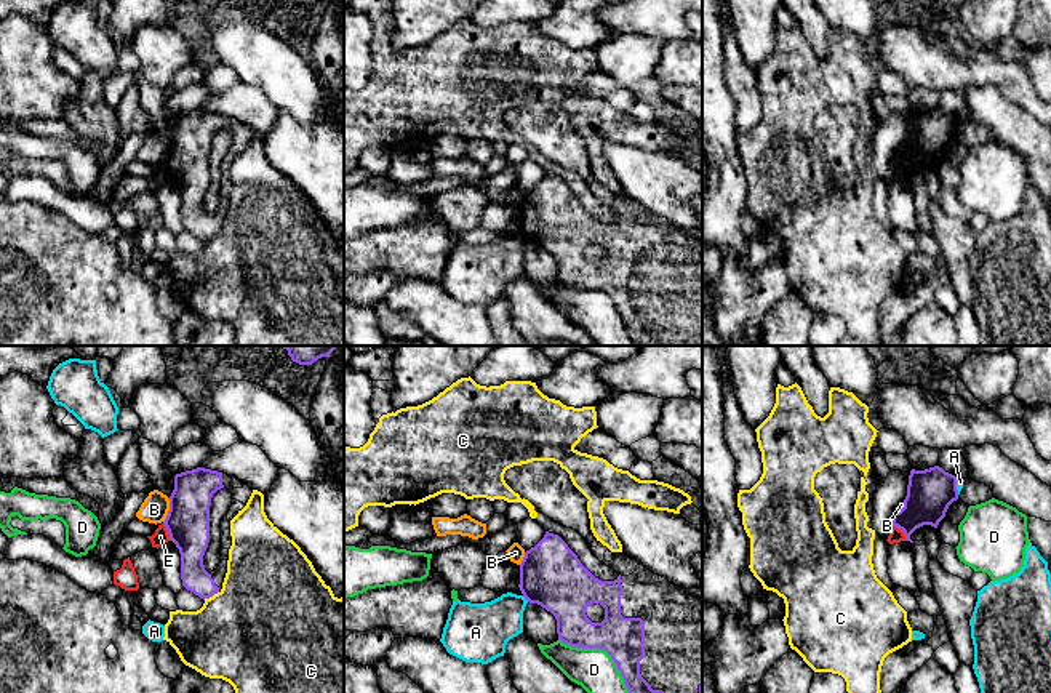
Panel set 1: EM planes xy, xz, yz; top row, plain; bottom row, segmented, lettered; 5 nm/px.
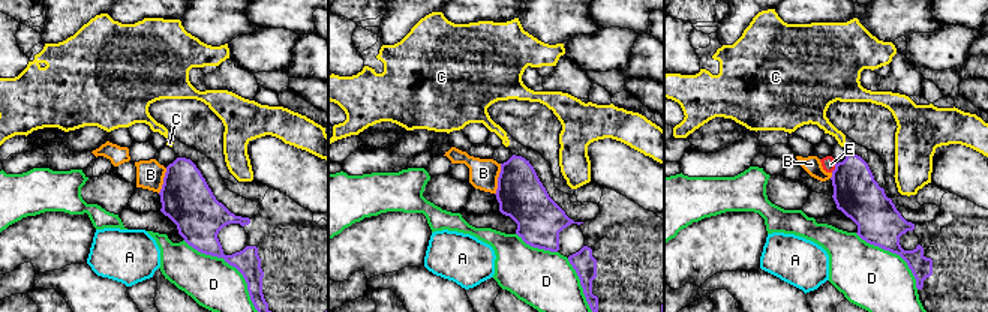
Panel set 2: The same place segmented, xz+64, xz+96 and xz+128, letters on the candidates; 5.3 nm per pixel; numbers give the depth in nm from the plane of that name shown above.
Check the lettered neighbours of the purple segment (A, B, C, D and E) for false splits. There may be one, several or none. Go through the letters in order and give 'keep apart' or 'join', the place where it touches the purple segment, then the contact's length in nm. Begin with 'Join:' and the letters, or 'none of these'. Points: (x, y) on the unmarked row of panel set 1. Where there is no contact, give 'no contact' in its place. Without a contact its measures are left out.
Join: none of these
A: keep apart; meets purple in xz at (525, 239); contact 50 nm long
B: keep apart; meets purple in xy at (168, 152); contact 130 nm long
C: keep apart; meets purple in xy at (210, 237); contact 90 nm long
D: keep apart; meets purple in xz at (608, 295); contact 500 nm long
E: keep apart; meets purple in yz at (903, 172); contact 120 nm long

